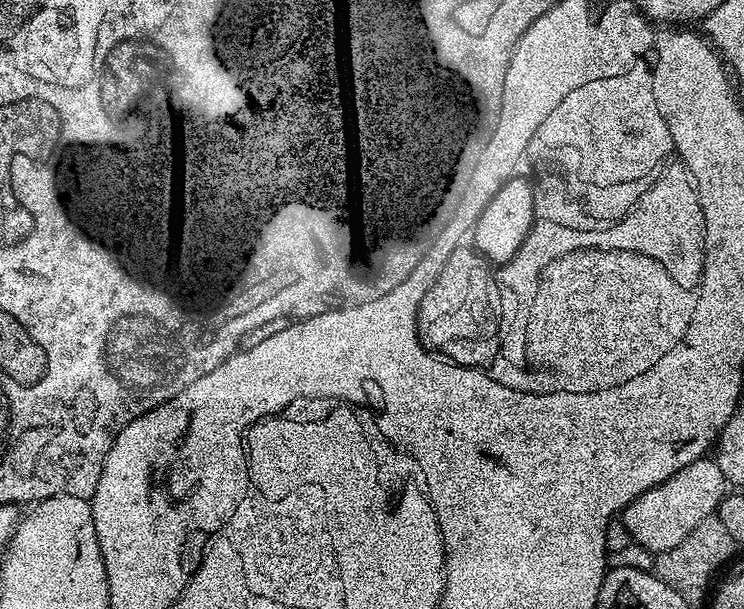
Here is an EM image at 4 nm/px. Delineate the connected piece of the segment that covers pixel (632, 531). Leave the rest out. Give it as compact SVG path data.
M707 456L687 461L682 470L671 475L666 482L644 491L634 502L627 504L620 519L635 545L640 544L650 552L677 551L690 539L691 532L719 509L727 494L725 474L716 460Z

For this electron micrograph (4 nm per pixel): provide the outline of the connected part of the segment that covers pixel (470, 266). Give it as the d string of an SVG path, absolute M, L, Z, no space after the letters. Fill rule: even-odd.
M458 244L451 251L438 278L419 303L416 329L424 348L466 368L491 362L497 346L499 317L489 269L489 261L471 245Z

